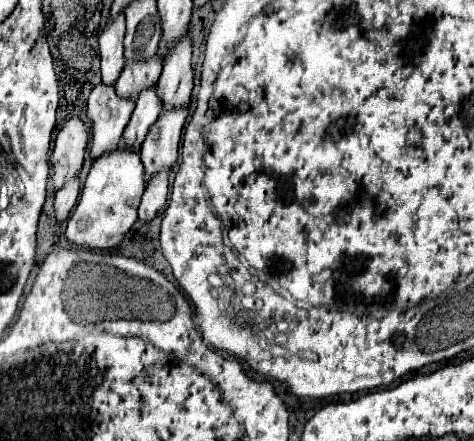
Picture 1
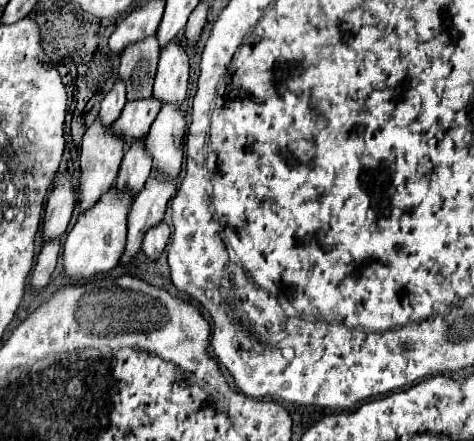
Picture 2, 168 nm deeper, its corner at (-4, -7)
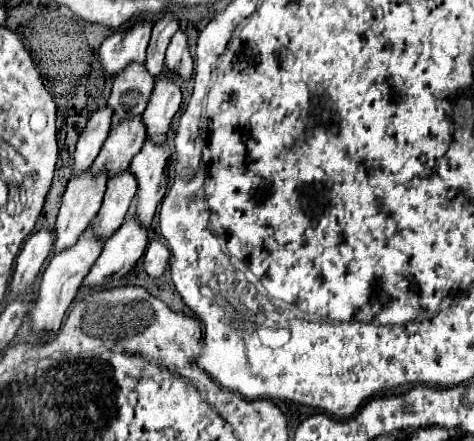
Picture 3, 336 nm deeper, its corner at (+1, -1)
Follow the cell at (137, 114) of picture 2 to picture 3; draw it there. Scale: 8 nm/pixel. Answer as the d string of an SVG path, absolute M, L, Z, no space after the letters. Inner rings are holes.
M130 117L116 125L112 125L96 161L92 163L92 171L108 169L108 173L120 173L128 169L132 157L142 149L146 139L146 125L142 117Z

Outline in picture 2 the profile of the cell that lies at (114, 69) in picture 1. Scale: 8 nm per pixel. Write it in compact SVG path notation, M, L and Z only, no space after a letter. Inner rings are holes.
M117 81L115 87L111 89L111 93L109 93L109 95L103 99L103 103L101 103L99 121L101 121L105 127L113 125L113 123L119 119L119 115L121 115L121 111L123 111L123 105L125 105L125 85L123 85L121 81Z

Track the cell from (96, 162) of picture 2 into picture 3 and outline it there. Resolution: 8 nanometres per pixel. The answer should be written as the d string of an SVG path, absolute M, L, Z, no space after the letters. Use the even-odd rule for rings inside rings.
M86 169L84 173L76 173L70 177L56 219L56 251L74 245L80 233L96 217L106 191L106 181L106 169L102 169L100 173L92 173L90 169Z

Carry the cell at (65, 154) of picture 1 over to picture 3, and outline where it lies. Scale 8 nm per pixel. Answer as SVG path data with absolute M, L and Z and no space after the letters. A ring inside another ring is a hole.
M42 227L32 237L28 237L28 241L24 243L24 247L16 259L16 269L14 269L12 283L10 283L12 297L22 293L36 279L42 263L46 261L46 257L52 251L54 237L56 237L54 229L50 229L50 227Z

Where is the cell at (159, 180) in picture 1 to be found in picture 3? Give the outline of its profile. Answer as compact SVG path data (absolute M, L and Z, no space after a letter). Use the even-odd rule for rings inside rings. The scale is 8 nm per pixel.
M156 237L148 243L148 249L144 253L144 269L148 275L152 277L160 277L164 273L164 269L168 267L168 259L170 253L166 249L166 245Z

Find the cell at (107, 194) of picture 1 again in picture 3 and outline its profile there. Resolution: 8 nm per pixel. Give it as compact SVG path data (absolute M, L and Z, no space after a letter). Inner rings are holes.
M88 227L82 235L80 241L76 241L76 245L72 245L72 249L64 249L64 253L56 253L52 255L46 271L42 273L42 283L38 289L38 299L30 311L32 317L32 327L36 333L44 335L44 333L56 333L62 325L62 319L72 303L72 299L76 297L78 287L82 285L84 277L88 275L88 271L92 269L92 265L96 263L96 259L102 253L102 245L106 241L100 241L100 237L94 237L92 227Z

